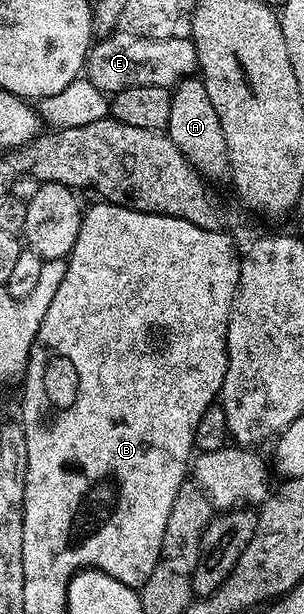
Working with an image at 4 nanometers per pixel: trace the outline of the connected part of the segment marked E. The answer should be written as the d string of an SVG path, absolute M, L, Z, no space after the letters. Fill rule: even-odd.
M121 30L101 37L86 58L85 79L102 92L113 94L132 86L160 86L173 89L180 81L193 77L198 55L193 39L182 34L138 34ZM186 39L186 40L185 40Z

